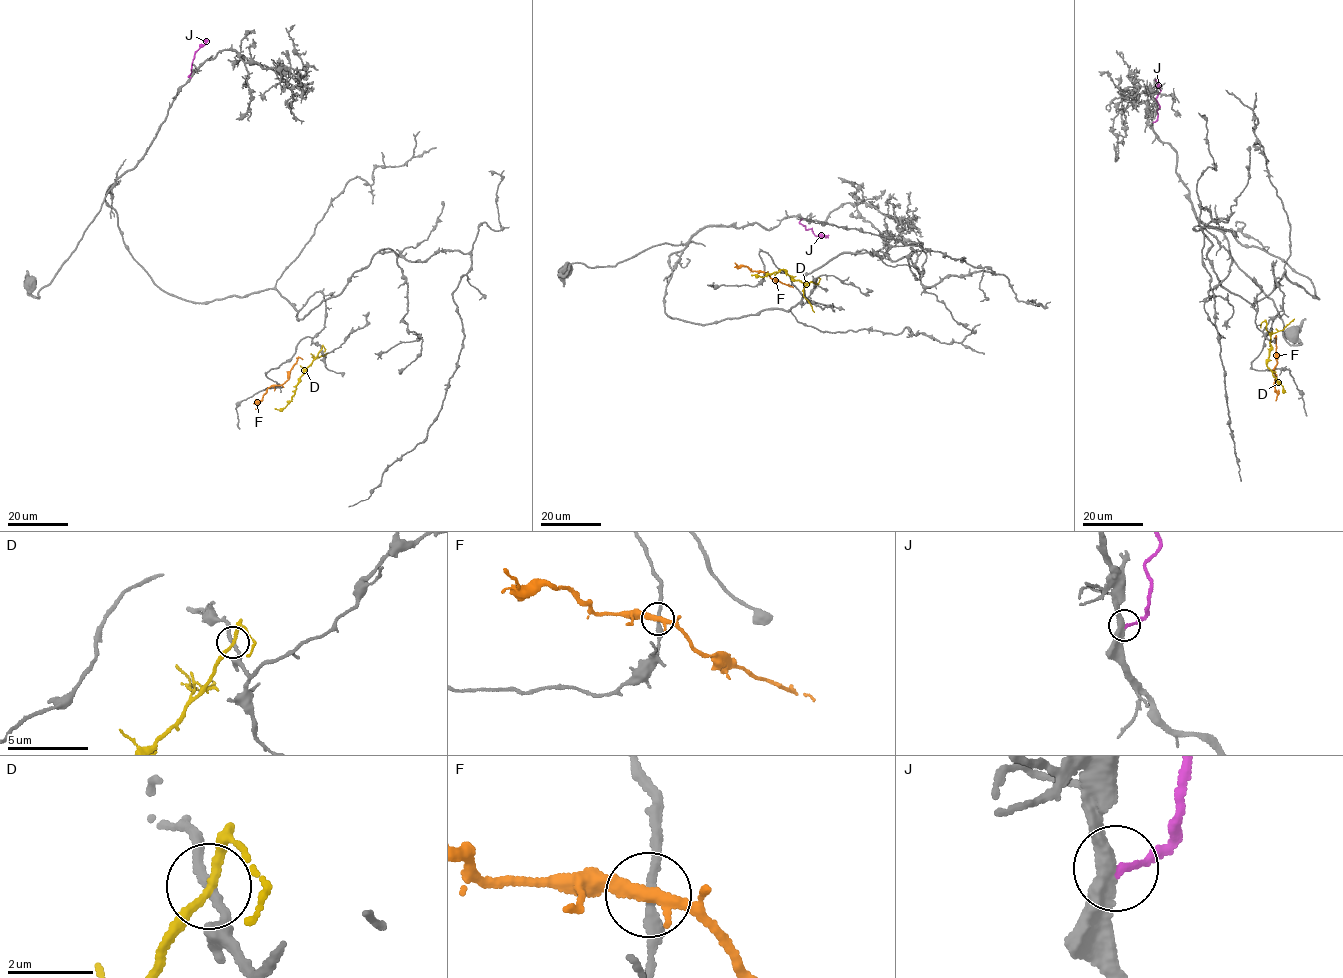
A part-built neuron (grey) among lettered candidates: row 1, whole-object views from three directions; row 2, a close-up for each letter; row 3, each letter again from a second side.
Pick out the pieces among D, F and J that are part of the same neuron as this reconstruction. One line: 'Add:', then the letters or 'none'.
Add: none

